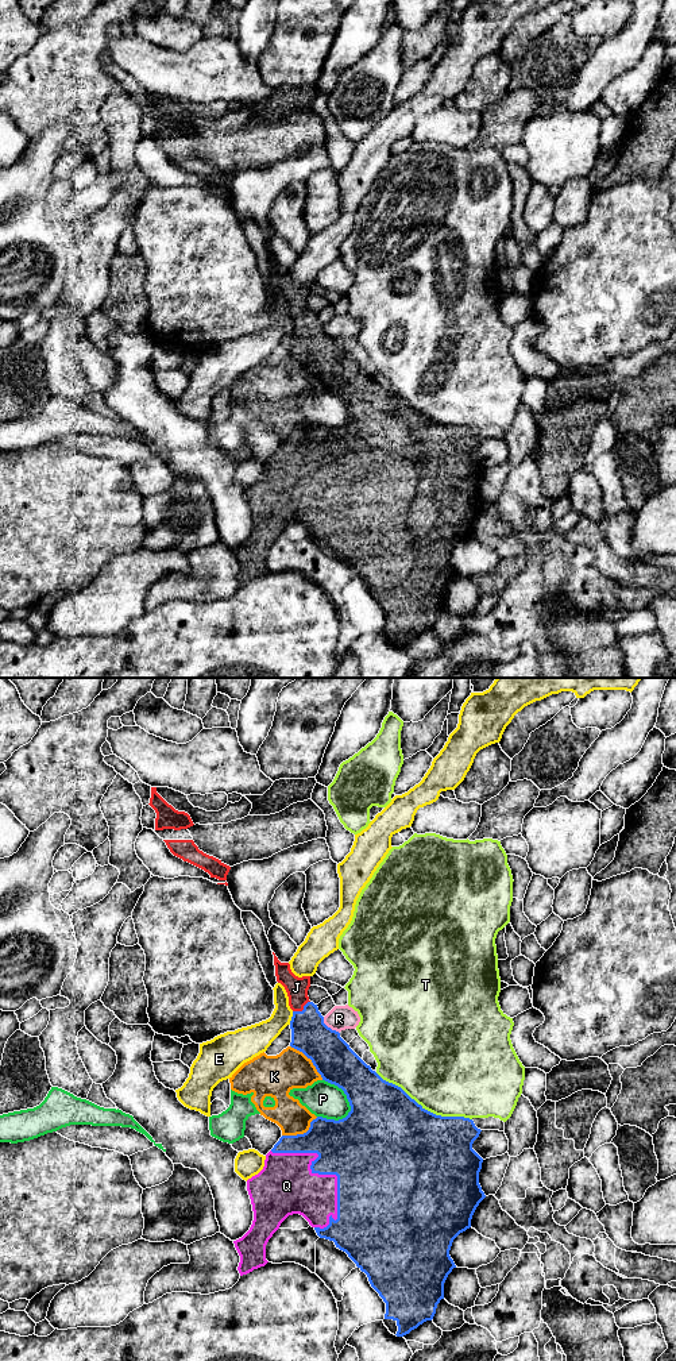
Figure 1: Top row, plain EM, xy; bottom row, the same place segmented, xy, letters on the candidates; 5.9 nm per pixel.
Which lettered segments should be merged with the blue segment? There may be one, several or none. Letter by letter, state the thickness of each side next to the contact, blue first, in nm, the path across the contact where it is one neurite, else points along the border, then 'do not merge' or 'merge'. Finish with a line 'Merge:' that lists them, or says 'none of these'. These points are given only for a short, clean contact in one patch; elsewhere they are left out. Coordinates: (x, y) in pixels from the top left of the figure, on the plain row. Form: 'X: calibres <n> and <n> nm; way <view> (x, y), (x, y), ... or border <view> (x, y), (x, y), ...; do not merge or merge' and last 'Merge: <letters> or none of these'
E: calibres 220 and 170 nm; do not merge
J: calibres 220 and 130 nm; merge
K: calibres 240 and 240 nm; do not merge
P: calibres 380 and 200 nm; do not merge
Q: calibres 360 and 340 nm; merge
R: calibres 240 and 150 nm; border xy (323, 326), (323, 330), (339, 342); do not merge
T: calibres 500 and 480 nm; do not merge
Merge: J, Q

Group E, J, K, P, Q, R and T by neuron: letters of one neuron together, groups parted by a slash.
E / J Q / K / P / R / T

